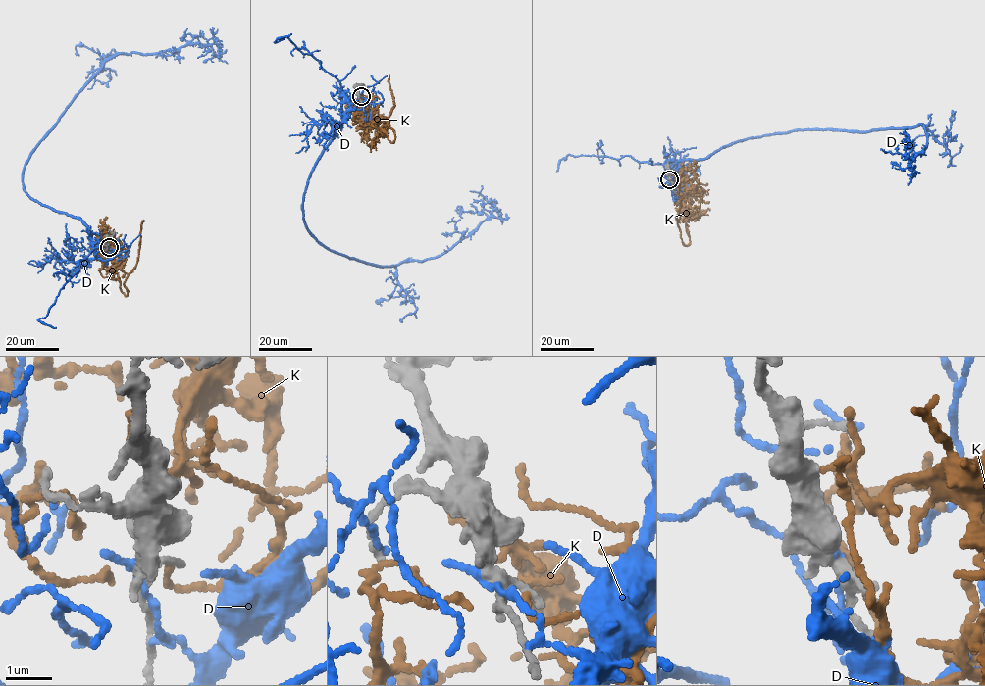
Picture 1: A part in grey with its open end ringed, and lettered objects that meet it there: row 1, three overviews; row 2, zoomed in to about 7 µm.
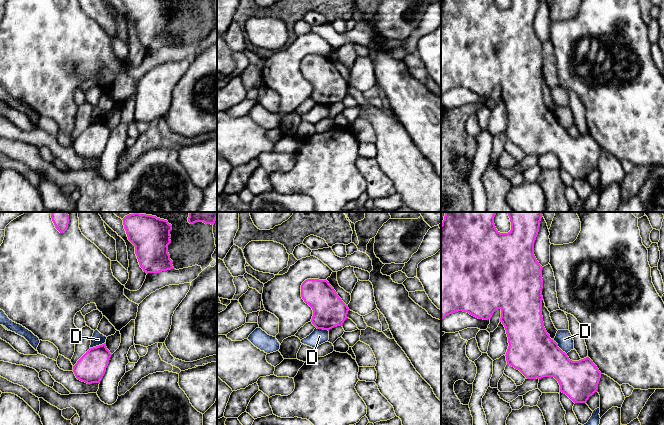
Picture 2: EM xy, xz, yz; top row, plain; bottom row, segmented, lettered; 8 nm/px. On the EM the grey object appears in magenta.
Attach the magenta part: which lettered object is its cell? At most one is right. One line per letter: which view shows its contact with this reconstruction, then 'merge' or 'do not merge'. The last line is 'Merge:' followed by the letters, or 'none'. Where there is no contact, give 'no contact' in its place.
D: meets magenta in xy; do not merge
K: no contact; do not merge
Merge: none

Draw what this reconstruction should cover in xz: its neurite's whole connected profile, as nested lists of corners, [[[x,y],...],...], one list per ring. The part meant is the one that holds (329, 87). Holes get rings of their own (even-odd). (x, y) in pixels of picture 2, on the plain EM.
[[[307,55],[301,61],[301,73],[313,86],[312,100],[317,105],[330,106],[342,102],[348,82],[327,56]]]

